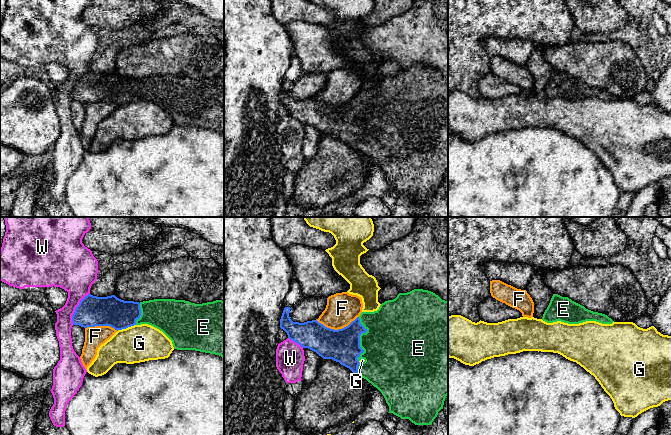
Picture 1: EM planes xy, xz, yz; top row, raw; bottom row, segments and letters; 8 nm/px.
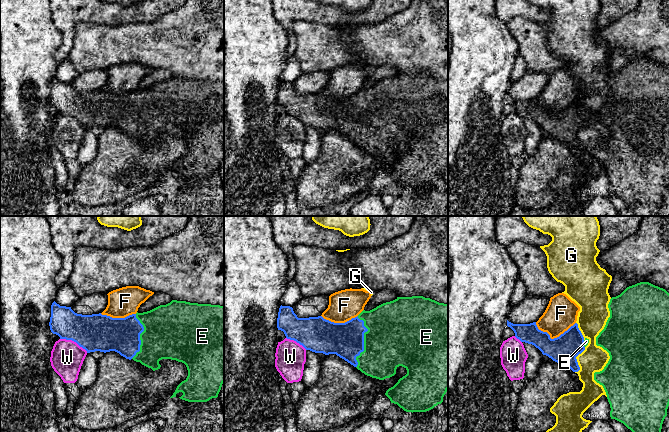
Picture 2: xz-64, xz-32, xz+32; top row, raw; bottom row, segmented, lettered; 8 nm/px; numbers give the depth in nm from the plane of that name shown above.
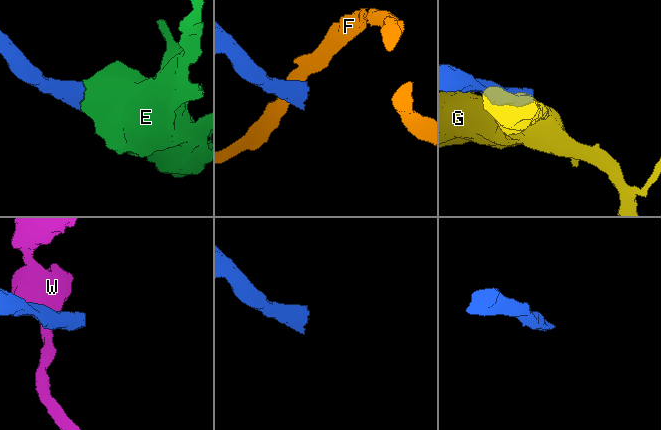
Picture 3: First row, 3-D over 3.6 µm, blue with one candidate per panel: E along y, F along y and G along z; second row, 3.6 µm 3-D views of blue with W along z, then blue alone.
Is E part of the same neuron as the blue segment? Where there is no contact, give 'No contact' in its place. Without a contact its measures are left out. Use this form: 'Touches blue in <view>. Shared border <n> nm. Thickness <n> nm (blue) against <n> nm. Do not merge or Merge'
Touches blue in xz. Shared border 360 nm. Thickness 280 nm (blue) against 420 nm. Merge

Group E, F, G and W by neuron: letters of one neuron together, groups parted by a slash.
E / F / G / W

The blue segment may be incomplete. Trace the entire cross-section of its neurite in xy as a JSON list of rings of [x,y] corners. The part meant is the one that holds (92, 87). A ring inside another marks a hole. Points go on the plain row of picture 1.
[[[115,71],[85,72],[72,91],[73,101],[81,103],[110,102],[122,106],[148,100],[162,107],[177,126],[195,126],[224,134],[224,77],[195,80],[185,76],[154,75],[143,78],[124,77]]]

